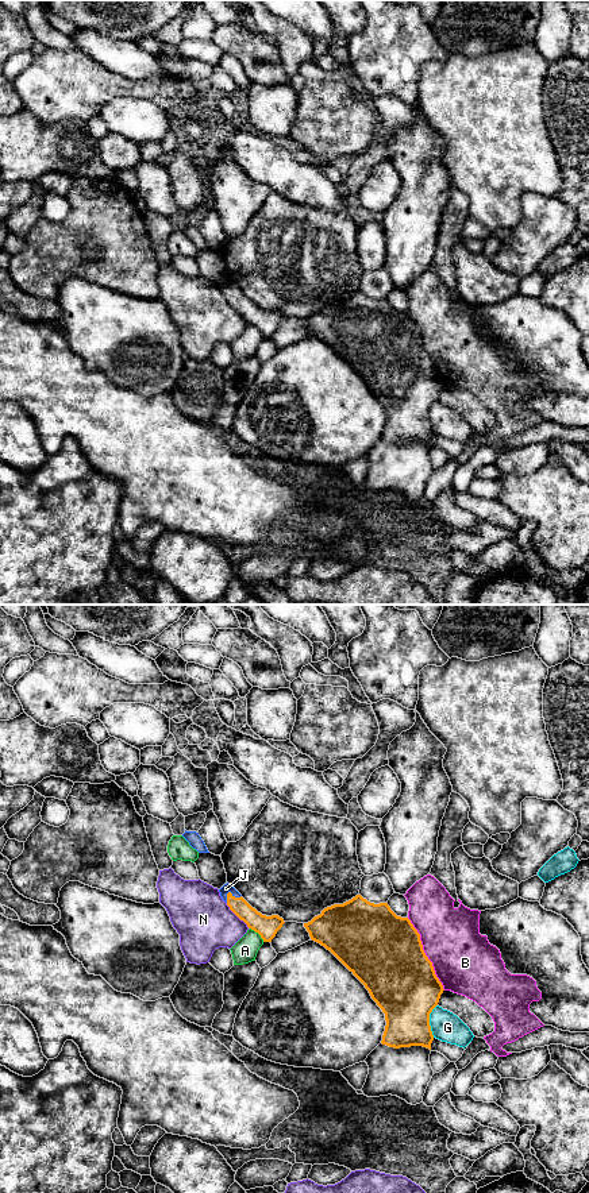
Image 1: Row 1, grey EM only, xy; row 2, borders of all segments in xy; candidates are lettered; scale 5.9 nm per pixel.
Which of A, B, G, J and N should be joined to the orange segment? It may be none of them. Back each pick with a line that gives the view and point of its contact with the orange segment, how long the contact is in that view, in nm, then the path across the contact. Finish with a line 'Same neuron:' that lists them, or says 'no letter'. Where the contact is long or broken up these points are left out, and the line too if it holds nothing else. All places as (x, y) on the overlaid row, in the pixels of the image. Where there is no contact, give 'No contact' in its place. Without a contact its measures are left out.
J: Touches orange at xy (230, 892). Shared border 100 nm. Path across: xy (255, 921), (230, 892), (226, 888)
Same neuron: J

